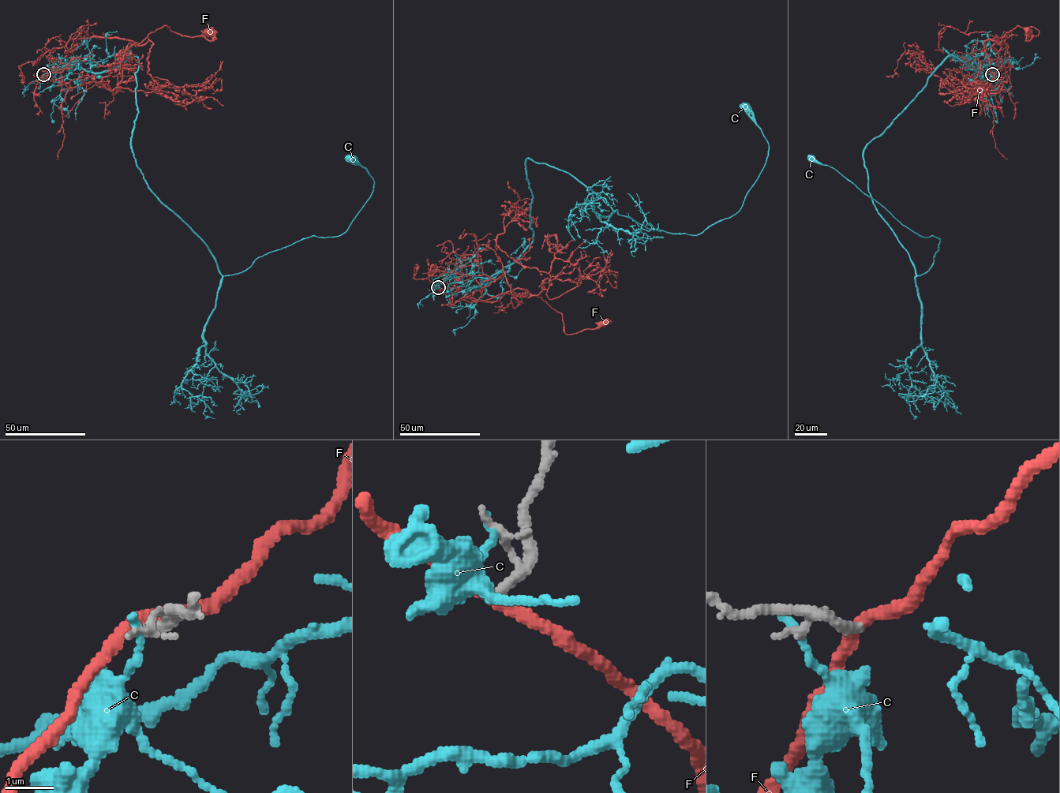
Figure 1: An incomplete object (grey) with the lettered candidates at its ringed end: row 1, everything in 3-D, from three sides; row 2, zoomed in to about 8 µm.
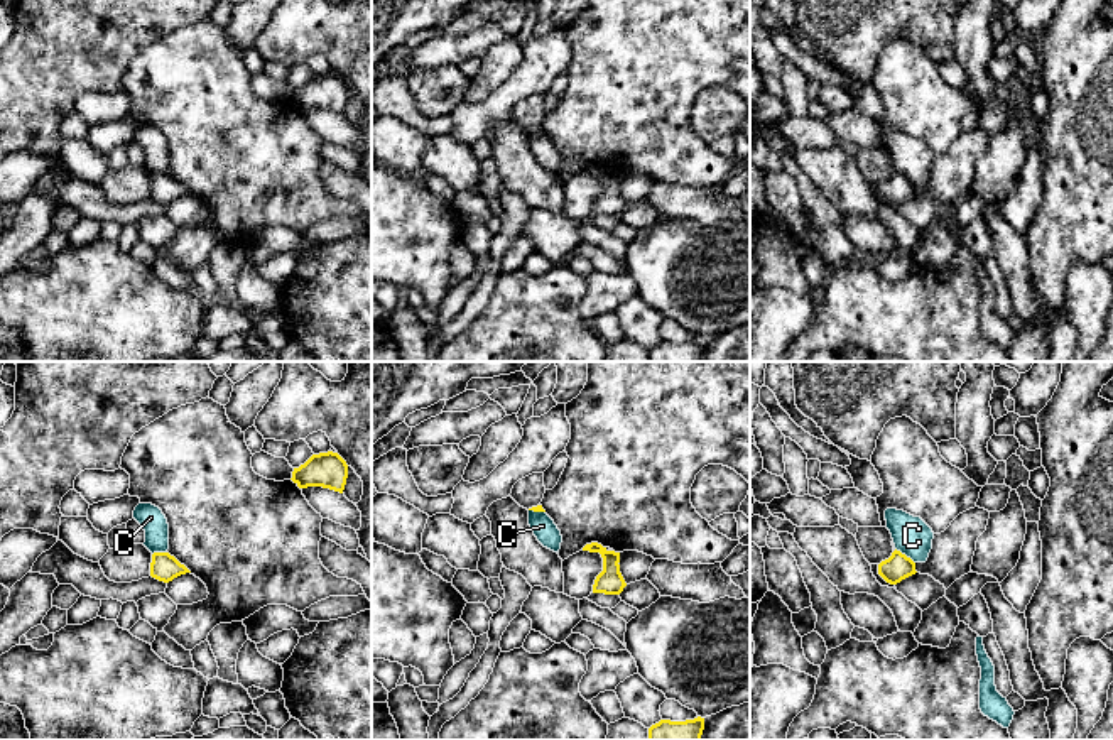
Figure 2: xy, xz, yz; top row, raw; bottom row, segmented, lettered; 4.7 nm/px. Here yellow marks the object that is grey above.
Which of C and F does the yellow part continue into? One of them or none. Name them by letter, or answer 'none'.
none

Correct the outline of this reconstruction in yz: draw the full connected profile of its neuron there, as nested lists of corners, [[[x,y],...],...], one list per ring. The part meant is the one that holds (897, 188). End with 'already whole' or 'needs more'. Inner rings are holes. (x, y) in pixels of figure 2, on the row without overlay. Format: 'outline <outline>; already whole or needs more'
outline [[[897,171],[878,186],[878,196],[890,206],[897,206],[915,194],[915,184]]]; already whole

